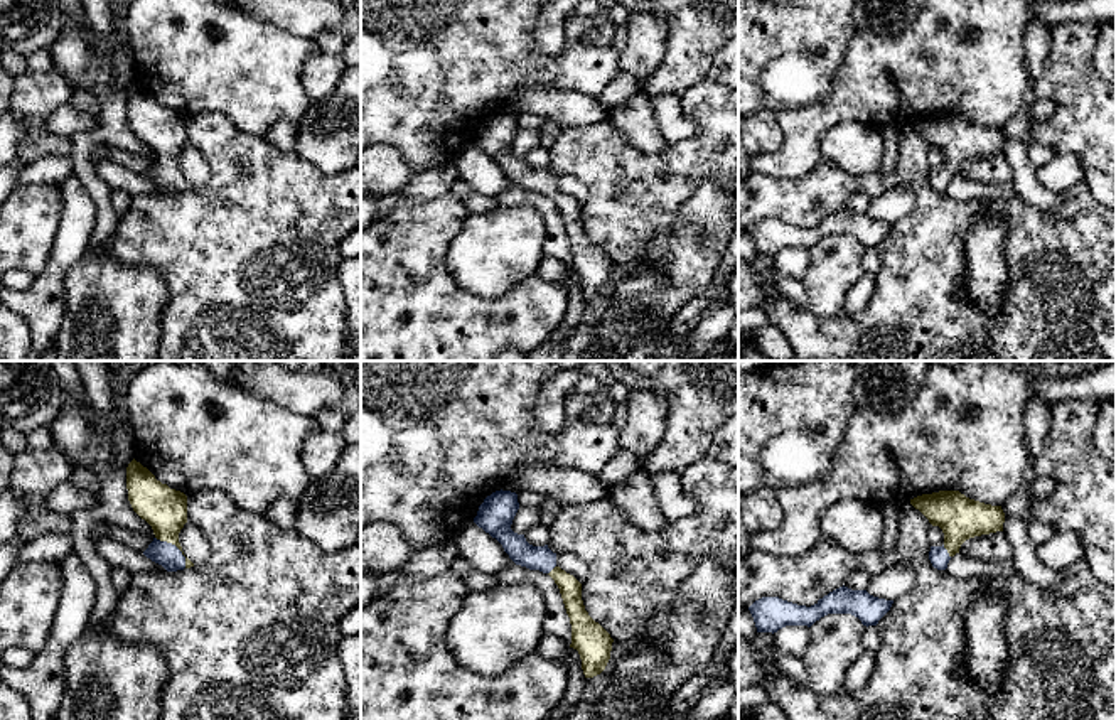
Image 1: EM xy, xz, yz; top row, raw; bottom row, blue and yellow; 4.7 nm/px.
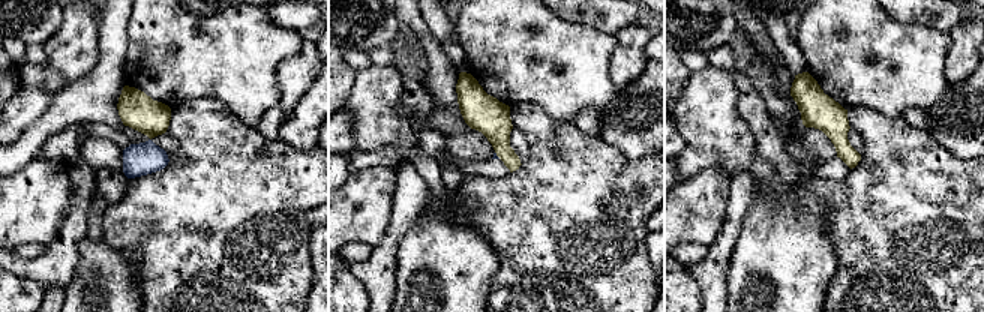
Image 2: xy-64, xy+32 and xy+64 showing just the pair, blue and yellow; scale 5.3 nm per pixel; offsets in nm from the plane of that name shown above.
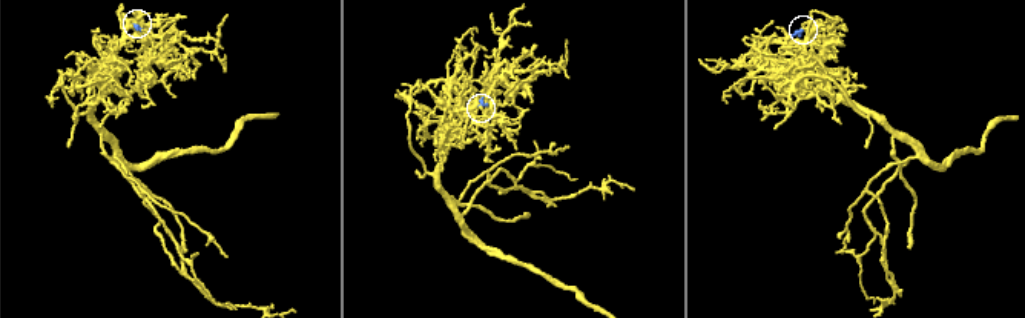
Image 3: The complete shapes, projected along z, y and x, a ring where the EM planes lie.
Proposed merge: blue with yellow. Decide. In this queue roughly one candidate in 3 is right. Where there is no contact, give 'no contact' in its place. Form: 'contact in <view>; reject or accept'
contact in xy; accept

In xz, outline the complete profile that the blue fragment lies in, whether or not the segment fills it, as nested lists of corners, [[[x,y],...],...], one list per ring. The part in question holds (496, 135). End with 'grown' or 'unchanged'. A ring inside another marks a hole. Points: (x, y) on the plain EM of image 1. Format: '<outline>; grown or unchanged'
[[[501,111],[484,121],[474,145],[496,160],[516,187],[539,192],[555,202],[571,246],[570,270],[578,273],[585,300],[593,300],[605,292],[614,261],[588,238],[582,223],[582,206],[556,187],[556,175],[548,167],[529,167],[524,157],[511,152],[518,132],[518,116]]]; grown

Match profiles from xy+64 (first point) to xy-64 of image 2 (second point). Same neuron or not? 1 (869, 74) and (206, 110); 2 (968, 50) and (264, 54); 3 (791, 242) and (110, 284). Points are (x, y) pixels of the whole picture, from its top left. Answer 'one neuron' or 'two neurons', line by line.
1: two neurons
2: two neurons
3: one neuron

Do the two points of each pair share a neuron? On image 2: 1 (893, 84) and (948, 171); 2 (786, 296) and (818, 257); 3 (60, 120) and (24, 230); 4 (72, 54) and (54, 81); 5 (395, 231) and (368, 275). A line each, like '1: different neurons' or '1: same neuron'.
1: different neurons
2: same neuron
3: different neurons
4: different neurons
5: same neuron

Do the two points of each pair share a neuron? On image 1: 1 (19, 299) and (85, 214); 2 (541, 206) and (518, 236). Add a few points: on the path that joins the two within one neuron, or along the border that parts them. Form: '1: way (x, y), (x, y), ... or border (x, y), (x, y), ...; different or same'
1: way (42, 285), (54, 274), (75, 238); same
2: border (499, 204), (531, 206), (538, 213), (543, 250); different

